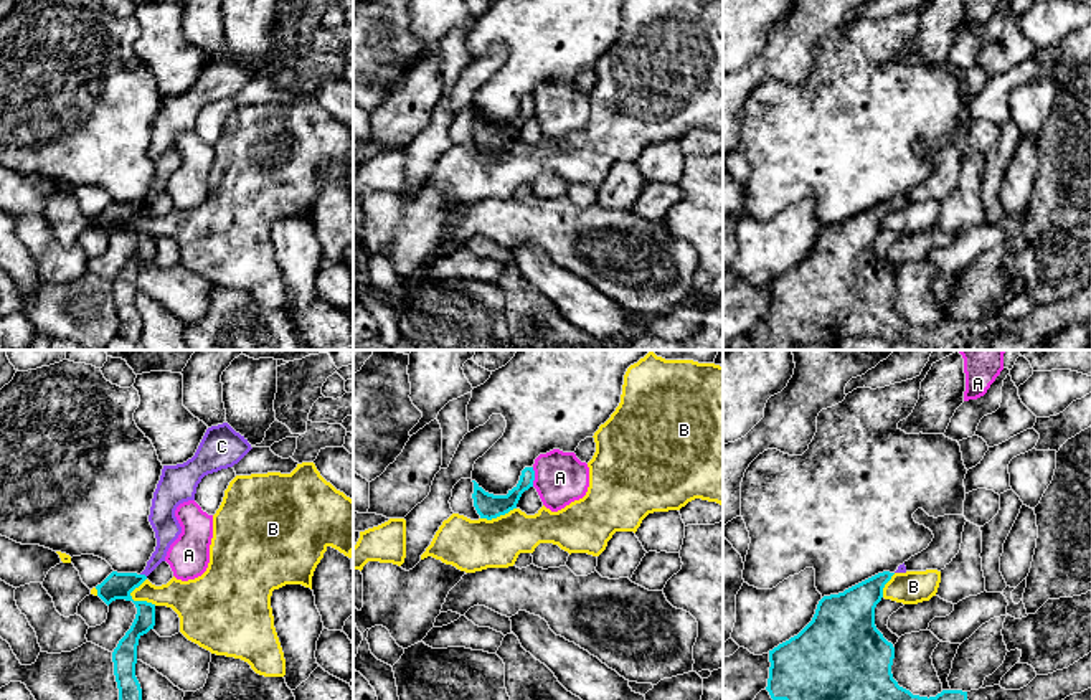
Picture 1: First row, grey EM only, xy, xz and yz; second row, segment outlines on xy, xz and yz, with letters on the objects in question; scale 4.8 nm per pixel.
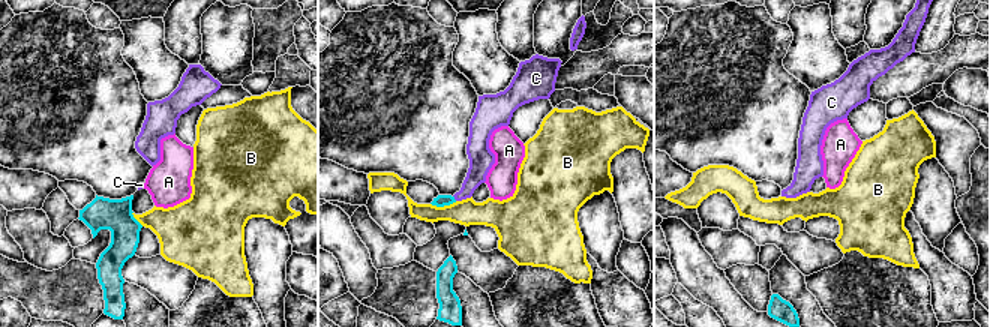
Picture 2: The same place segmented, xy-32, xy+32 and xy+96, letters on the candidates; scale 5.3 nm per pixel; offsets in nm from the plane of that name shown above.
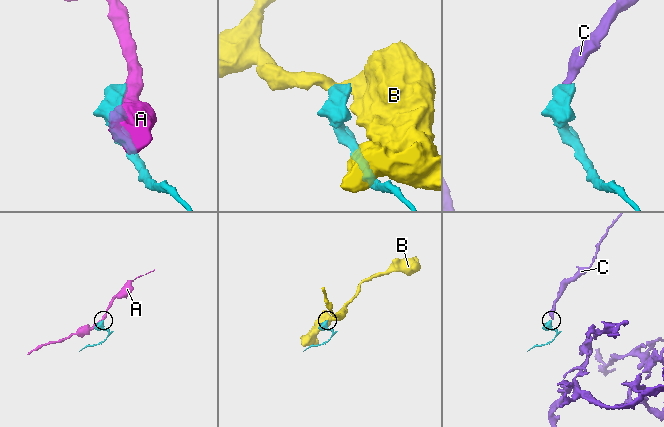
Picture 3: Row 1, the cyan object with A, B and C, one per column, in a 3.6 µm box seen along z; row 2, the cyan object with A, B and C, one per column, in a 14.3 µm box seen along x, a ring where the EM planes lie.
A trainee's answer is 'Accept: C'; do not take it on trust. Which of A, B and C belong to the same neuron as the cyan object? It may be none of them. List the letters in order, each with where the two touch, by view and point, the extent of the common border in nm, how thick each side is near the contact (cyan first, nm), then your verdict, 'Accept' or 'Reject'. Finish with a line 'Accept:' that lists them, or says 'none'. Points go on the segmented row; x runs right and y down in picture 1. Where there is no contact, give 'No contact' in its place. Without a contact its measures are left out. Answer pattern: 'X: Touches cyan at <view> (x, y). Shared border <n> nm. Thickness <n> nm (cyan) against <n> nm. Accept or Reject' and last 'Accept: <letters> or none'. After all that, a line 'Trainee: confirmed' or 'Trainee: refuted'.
A: Touches cyan at xz (533, 477). Shared border 100 nm. Thickness 120 nm (cyan) against 260 nm. Reject
B: Touches cyan at xy (142, 601). Shared border 150 nm. Thickness 130 nm (cyan) against 200 nm. Reject
C: Touches cyan at xy (144, 575). Shared border 40 nm. Thickness 130 nm (cyan) against 120 nm. Accept
Accept: C
Trainee: confirmed

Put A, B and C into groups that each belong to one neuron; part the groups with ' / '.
A / B / C

